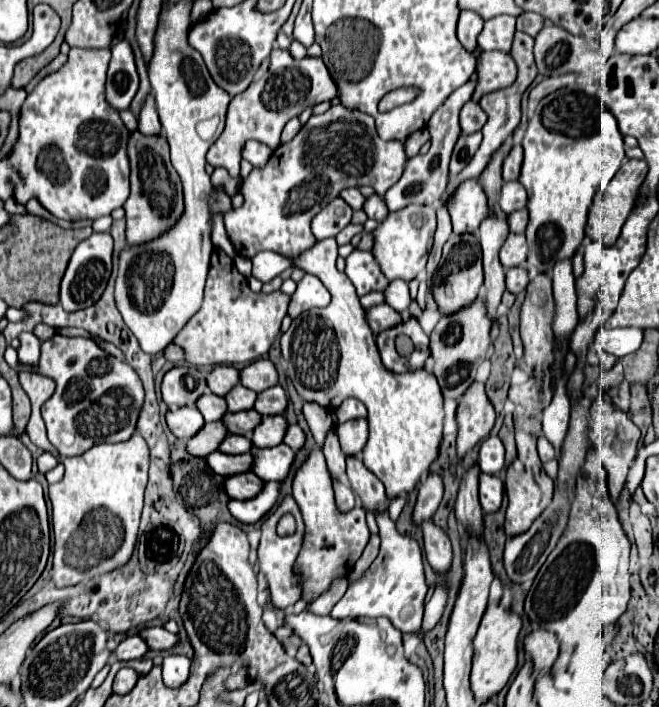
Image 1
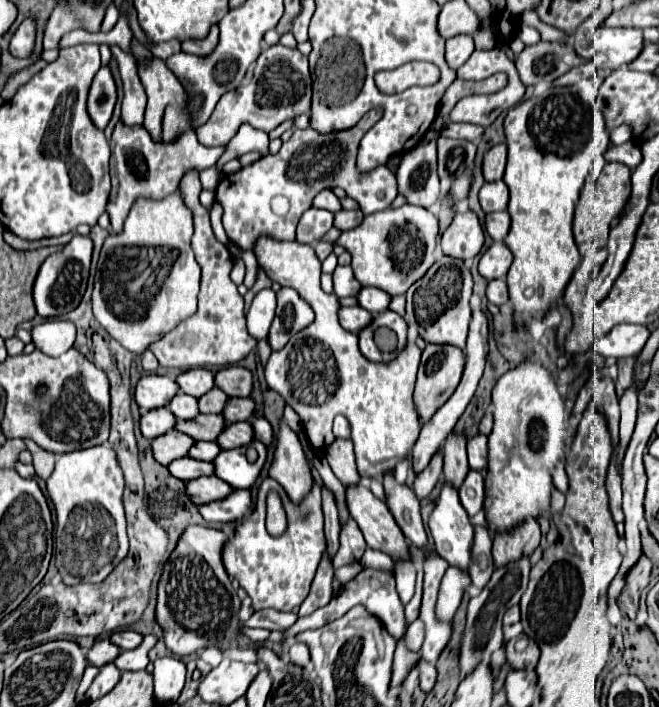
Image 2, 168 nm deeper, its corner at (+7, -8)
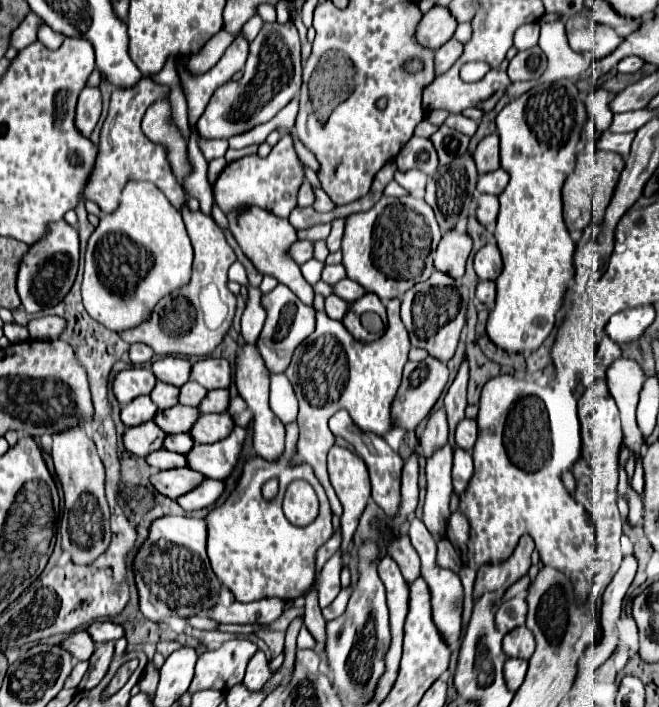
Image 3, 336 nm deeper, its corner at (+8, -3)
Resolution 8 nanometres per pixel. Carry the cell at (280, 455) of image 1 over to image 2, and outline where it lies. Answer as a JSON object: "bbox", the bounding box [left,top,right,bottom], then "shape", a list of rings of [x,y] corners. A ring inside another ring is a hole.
{"bbox":[213,440,267,488],"shape":[[[253,440],[241,448],[223,450],[213,460],[215,476],[229,482],[233,488],[251,488],[257,482],[265,462],[267,448],[259,440]],[[249,452],[253,452],[253,456],[249,456]]]}

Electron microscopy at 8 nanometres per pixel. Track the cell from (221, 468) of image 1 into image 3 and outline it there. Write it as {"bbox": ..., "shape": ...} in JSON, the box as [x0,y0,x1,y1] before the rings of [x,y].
{"bbox":[144,449,186,471],"shape":[[[158,449],[158,451],[152,451],[150,455],[144,457],[144,461],[158,469],[158,471],[164,471],[164,469],[174,469],[174,467],[186,467],[186,457],[180,455],[180,453],[172,453],[172,451],[166,451],[166,449]]]}

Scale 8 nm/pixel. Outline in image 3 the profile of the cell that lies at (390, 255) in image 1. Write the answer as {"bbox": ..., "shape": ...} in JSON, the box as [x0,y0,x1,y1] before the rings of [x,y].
{"bbox":[342,195,440,301],"shape":[[[412,195],[406,197],[382,197],[372,209],[354,213],[346,217],[344,237],[342,237],[342,265],[346,275],[360,283],[366,291],[376,293],[382,301],[402,297],[410,287],[416,283],[426,281],[434,267],[432,267],[432,249],[440,241],[440,229],[434,217],[432,207],[424,199],[416,199]]]}

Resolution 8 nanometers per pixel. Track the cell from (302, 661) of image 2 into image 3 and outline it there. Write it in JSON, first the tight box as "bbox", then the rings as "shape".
{"bbox":[297,628,316,649],"shape":[[[301,628],[297,637],[298,649],[313,649],[316,647],[316,641],[306,628]]]}

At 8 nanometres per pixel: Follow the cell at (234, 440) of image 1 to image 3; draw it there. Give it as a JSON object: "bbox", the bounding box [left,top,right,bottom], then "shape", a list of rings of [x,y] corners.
{"bbox":[166,435,194,453],"shape":[[[166,435],[166,449],[174,453],[188,453],[194,447],[194,441],[190,435]]]}

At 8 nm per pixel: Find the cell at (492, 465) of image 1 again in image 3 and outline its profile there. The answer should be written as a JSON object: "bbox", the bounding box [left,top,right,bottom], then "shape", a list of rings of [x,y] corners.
{"bbox":[454,419,478,451],"shape":[[[462,419],[462,423],[458,423],[458,427],[454,431],[456,447],[462,447],[466,451],[472,451],[474,443],[476,443],[476,435],[478,435],[476,421],[474,419]]]}

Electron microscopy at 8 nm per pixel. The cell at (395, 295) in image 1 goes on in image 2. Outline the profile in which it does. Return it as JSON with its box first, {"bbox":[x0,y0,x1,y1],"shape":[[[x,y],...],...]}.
{"bbox":[357,288,391,316],"shape":[[[361,288],[357,300],[361,308],[377,316],[377,312],[385,312],[389,308],[391,296],[387,296],[387,292],[381,292],[381,288]]]}

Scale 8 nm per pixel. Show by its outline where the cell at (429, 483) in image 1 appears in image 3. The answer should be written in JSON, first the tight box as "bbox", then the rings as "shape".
{"bbox":[420,407,448,457],"shape":[[[440,407],[428,415],[426,427],[424,427],[422,437],[420,437],[424,457],[430,457],[434,453],[434,449],[442,447],[446,441],[448,441],[448,421],[446,421],[444,407]]]}

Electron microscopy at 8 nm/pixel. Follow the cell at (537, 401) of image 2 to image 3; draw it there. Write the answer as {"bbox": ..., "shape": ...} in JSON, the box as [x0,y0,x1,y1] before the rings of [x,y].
{"bbox":[458,375,596,605],"shape":[[[498,375],[490,379],[482,389],[480,409],[476,417],[478,439],[472,453],[474,475],[466,491],[460,495],[458,509],[470,523],[468,549],[472,567],[506,561],[512,555],[518,539],[522,535],[530,535],[534,539],[540,561],[562,571],[564,575],[570,575],[574,593],[578,595],[578,605],[584,605],[590,597],[594,577],[594,571],[588,565],[596,547],[596,529],[590,521],[590,515],[586,515],[586,509],[572,499],[562,483],[562,473],[572,469],[582,449],[580,423],[574,409],[576,407],[572,401],[560,399],[558,403],[552,389],[540,389],[536,383],[524,383],[512,375]]]}

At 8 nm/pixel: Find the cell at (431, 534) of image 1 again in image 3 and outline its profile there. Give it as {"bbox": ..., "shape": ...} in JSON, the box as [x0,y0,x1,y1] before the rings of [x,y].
{"bbox":[330,409,404,519],"shape":[[[340,409],[340,411],[330,419],[330,431],[332,431],[334,435],[344,437],[344,439],[354,447],[354,451],[364,459],[364,463],[368,465],[368,471],[370,471],[370,479],[372,479],[372,499],[374,499],[374,501],[384,509],[384,513],[392,519],[392,517],[396,515],[396,511],[398,511],[398,501],[400,501],[400,473],[402,473],[402,465],[404,465],[402,457],[400,457],[398,453],[394,453],[382,437],[378,437],[378,435],[374,435],[374,433],[364,433],[364,431],[360,431],[360,429],[352,423],[348,411],[344,411],[344,409]]]}

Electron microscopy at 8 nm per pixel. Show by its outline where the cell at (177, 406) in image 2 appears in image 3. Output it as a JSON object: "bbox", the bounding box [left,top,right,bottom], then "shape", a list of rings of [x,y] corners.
{"bbox":[150,381,178,409],"shape":[[[158,381],[156,387],[154,387],[154,391],[150,393],[150,399],[154,401],[154,405],[156,405],[158,409],[174,407],[174,405],[178,403],[178,387]]]}

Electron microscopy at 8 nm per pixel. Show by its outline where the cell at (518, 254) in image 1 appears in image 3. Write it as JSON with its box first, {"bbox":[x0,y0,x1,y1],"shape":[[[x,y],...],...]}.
{"bbox":[474,243,502,281],"shape":[[[488,243],[476,253],[474,269],[476,269],[478,279],[496,281],[496,277],[502,271],[502,257],[500,257],[500,251],[498,251],[496,243]]]}

